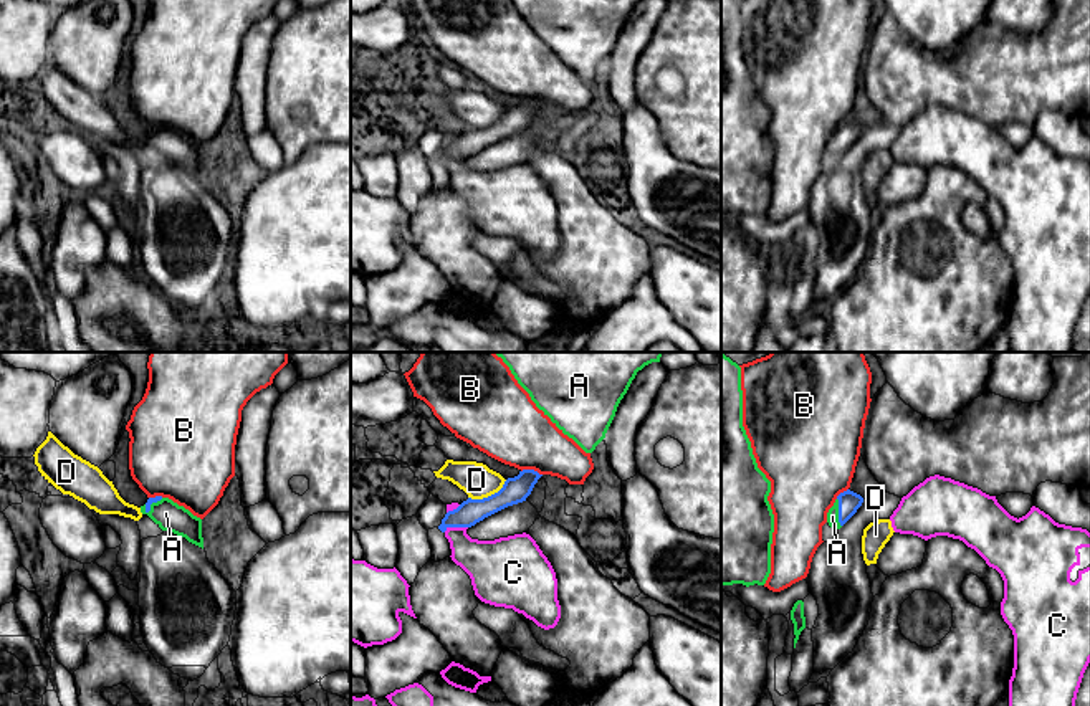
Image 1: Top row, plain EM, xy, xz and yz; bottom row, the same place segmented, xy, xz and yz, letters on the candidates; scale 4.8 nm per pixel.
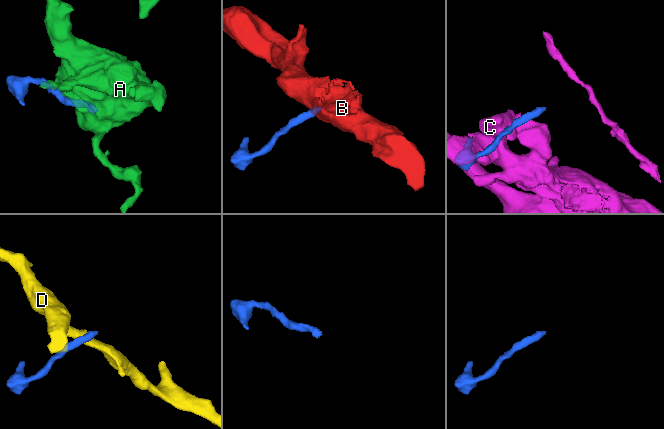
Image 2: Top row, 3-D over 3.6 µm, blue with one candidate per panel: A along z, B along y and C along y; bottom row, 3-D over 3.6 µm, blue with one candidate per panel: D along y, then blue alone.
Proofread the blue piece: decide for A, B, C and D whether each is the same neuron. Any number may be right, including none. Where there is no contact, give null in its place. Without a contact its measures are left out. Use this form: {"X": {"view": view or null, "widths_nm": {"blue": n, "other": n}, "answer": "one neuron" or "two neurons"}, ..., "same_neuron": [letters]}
{"A": {"view": "yz", "widths_nm": {"blue": 110, "other": 60}, "answer": "one neuron"}, "B": {"view": "xz", "widths_nm": {"blue": 130, "other": 340}, "answer": "two neurons"}, "C": {"view": "xz", "widths_nm": {"blue": 120, "other": 240}, "answer": "two neurons"}, "D": {"view": "xz", "widths_nm": {"blue": 130, "other": 170}, "answer": "two neurons"}, "same_neuron": ["A"]}

